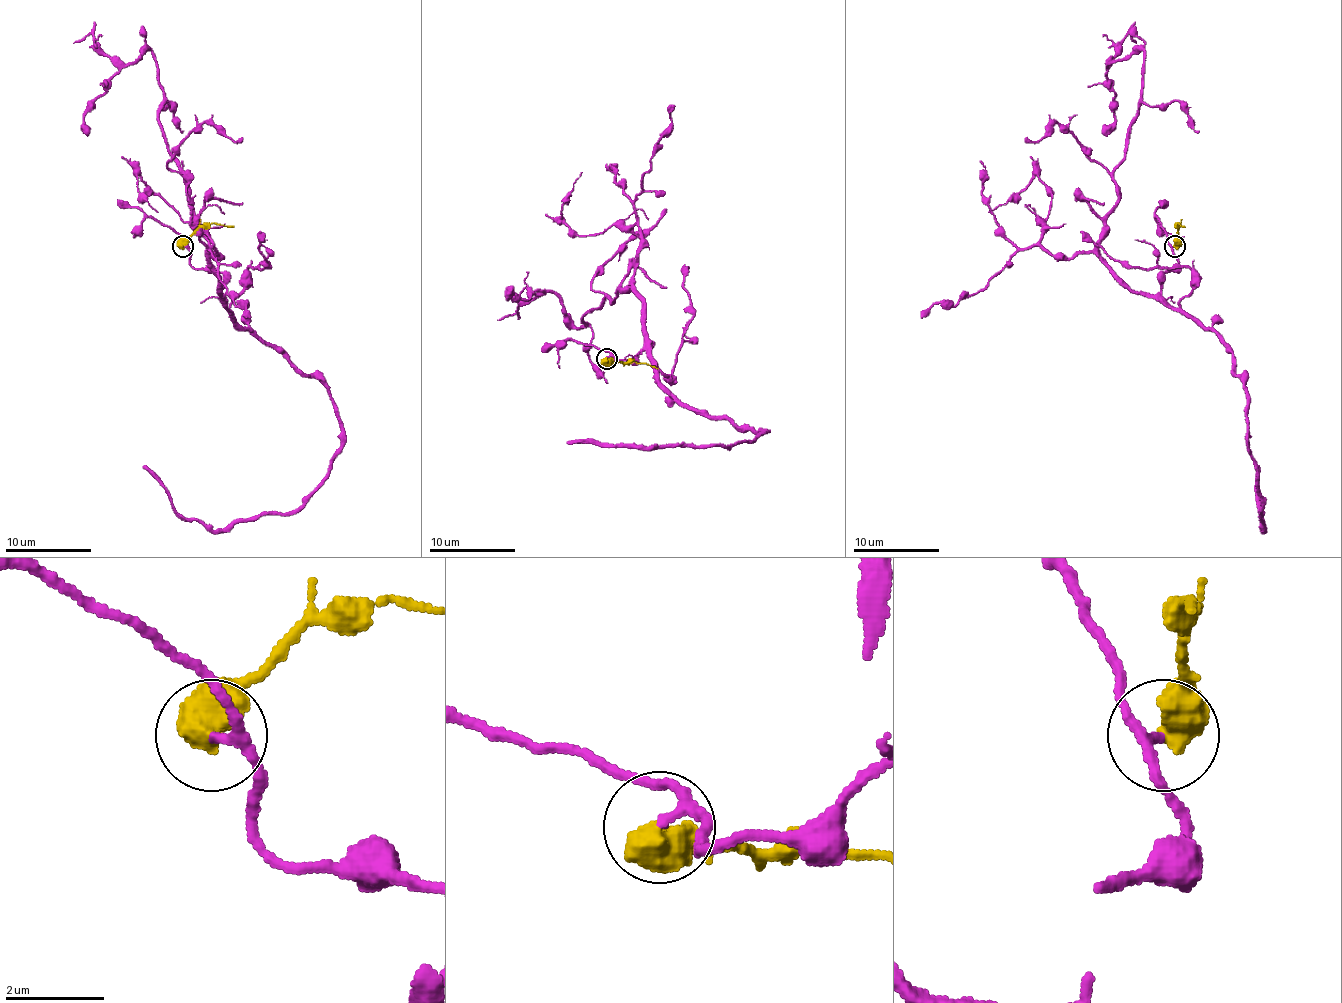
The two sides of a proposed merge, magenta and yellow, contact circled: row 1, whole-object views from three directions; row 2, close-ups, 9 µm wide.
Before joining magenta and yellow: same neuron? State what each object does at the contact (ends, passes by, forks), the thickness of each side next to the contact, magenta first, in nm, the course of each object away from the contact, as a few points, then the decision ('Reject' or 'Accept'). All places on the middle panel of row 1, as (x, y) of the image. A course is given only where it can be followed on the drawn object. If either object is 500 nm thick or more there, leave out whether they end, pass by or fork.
Thickness 180 nm (magenta) against 700 nm. Course of magenta: (607, 359), (637, 357), (647, 346), (654, 376), (684, 404), (765, 431), (720, 446), (568, 442). Course of yellow: (607, 359), (647, 363), (658, 369). Accept

